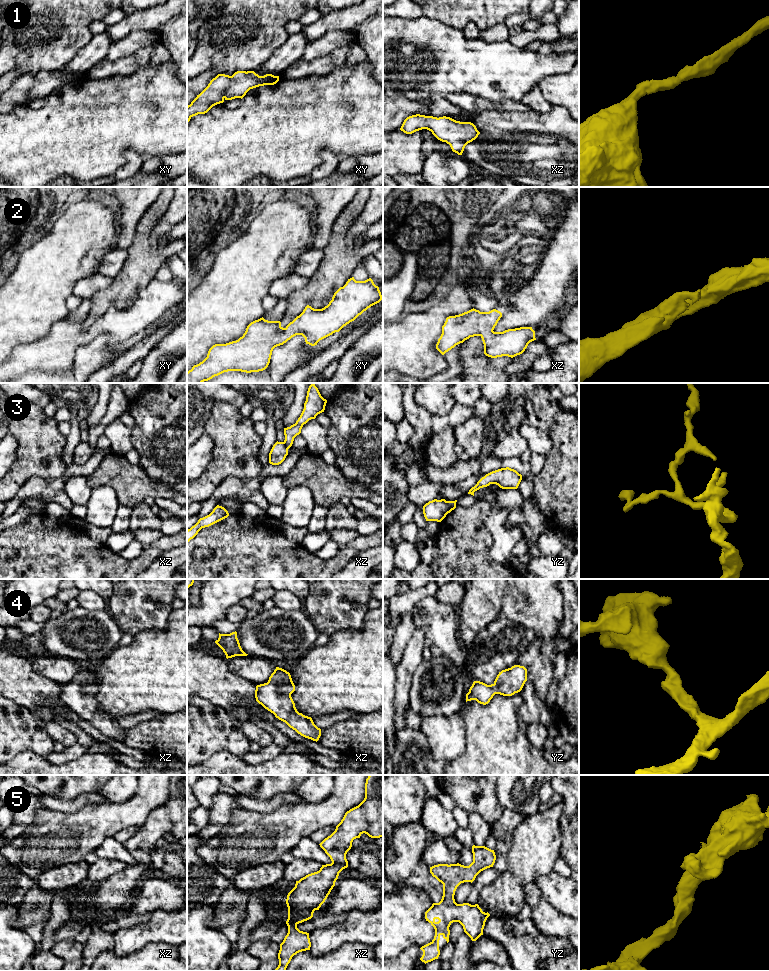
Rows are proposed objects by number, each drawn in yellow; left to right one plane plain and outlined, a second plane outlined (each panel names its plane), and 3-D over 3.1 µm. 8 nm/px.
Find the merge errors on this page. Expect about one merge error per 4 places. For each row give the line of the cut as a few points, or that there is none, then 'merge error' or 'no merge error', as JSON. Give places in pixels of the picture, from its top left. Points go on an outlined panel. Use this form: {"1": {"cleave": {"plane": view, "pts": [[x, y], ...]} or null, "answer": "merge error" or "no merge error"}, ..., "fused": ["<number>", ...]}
{"1": {"cleave": null, "answer": "no merge error"}, "2": {"cleave": null, "answer": "no merge error"}, "3": {"cleave": {"plane": "yz", "pts": [[446, 501], [450, 511]]}, "answer": "merge error"}, "4": {"cleave": null, "answer": "no merge error"}, "5": {"cleave": null, "answer": "no merge error"}, "fused": ["3"]}

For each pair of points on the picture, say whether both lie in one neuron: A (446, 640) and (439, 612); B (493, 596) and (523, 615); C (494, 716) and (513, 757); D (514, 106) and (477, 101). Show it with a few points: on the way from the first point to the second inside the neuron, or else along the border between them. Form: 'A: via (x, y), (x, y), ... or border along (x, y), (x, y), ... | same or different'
A: via (443, 633), (439, 619) | same
B: border along (505, 589), (501, 610) | different
C: via (494, 726), (494, 738), (503, 747) | same
D: via (505, 106), (486, 105) | same

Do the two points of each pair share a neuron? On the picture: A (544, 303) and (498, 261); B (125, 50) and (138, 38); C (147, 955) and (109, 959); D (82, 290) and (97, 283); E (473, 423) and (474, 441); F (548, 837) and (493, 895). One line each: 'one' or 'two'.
A: one
B: one
C: one
D: one
E: one
F: one

